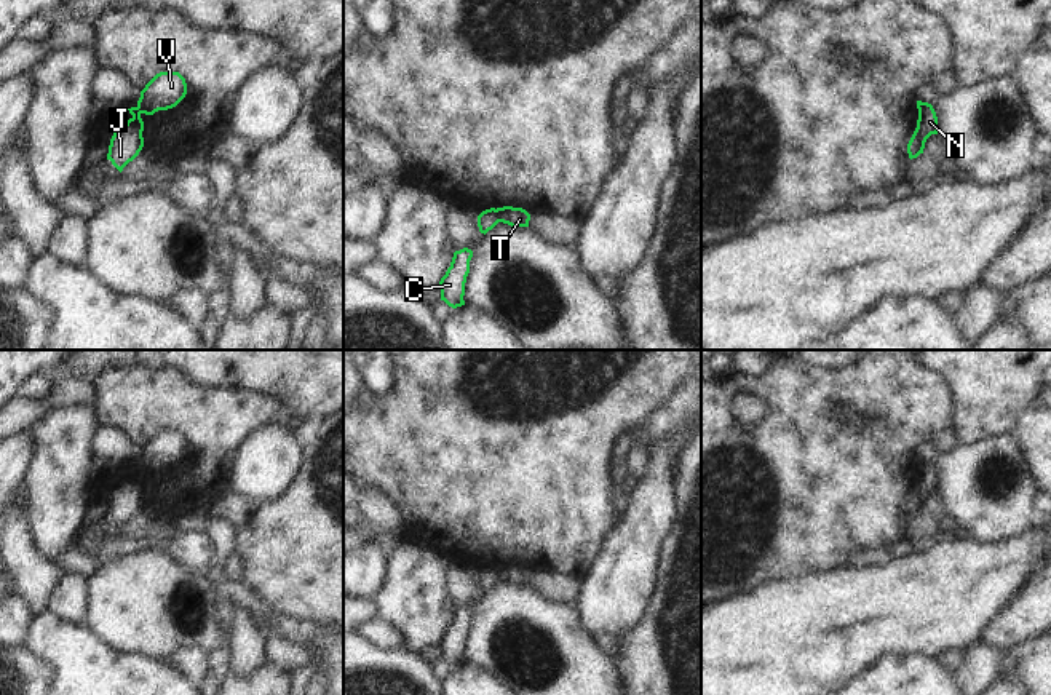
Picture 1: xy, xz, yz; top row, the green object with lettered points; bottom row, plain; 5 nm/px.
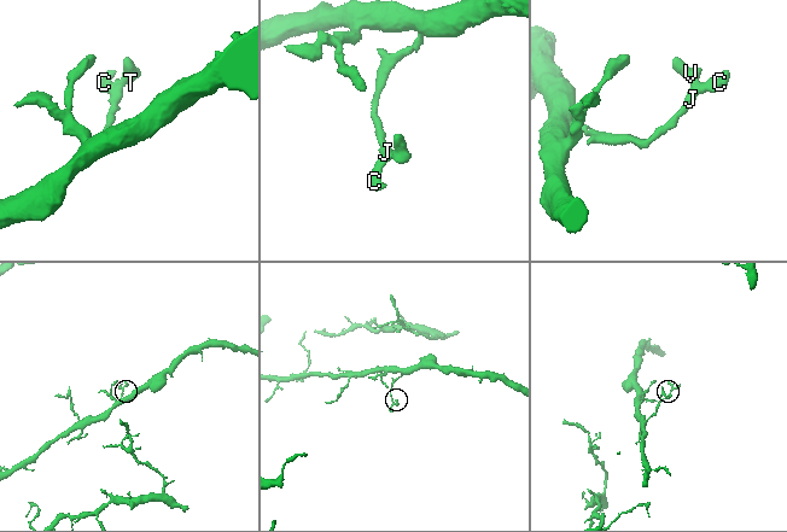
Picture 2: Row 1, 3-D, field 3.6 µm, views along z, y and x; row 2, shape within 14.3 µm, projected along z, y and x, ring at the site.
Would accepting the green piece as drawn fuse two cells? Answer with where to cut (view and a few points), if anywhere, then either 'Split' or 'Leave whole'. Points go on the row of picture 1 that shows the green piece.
Split along xz (495, 210), (499, 221). Split.

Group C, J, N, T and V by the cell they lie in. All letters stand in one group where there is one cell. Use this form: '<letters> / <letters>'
C J N / T V

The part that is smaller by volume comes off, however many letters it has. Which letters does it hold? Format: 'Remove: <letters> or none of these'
Remove: T, V

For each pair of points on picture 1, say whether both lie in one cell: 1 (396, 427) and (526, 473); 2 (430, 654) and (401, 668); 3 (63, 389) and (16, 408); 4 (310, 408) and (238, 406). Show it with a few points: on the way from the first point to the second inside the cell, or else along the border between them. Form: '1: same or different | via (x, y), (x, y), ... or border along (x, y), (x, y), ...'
1: same | via (428, 443), (491, 443), (494, 446)
2: different | border along (419, 654), (428, 663)
3: same | via (51, 400), (40, 408), (27, 408)
4: different | border along (251, 392), (273, 397), (301, 422), (310, 425)

